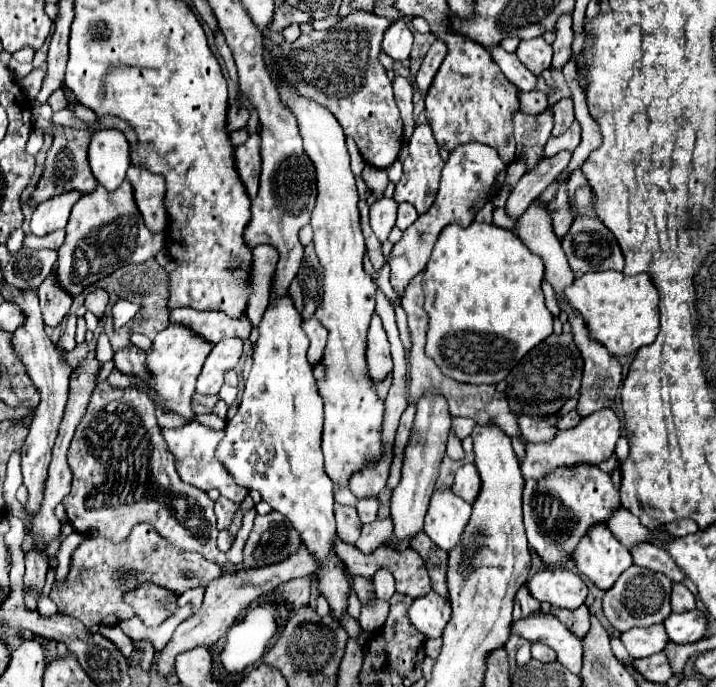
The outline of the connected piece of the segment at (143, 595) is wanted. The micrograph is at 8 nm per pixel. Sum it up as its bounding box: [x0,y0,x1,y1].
[125,583,177,627]

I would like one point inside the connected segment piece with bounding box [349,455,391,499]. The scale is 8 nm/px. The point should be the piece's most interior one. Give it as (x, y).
(369, 482)

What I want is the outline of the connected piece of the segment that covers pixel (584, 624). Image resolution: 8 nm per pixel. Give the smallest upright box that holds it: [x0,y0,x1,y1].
[541,603,589,639]

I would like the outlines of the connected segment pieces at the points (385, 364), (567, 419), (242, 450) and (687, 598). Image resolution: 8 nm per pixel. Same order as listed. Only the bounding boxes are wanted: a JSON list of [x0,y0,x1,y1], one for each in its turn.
[[367,315,393,383],[557,409,583,429],[215,295,349,623],[671,583,695,613]]

